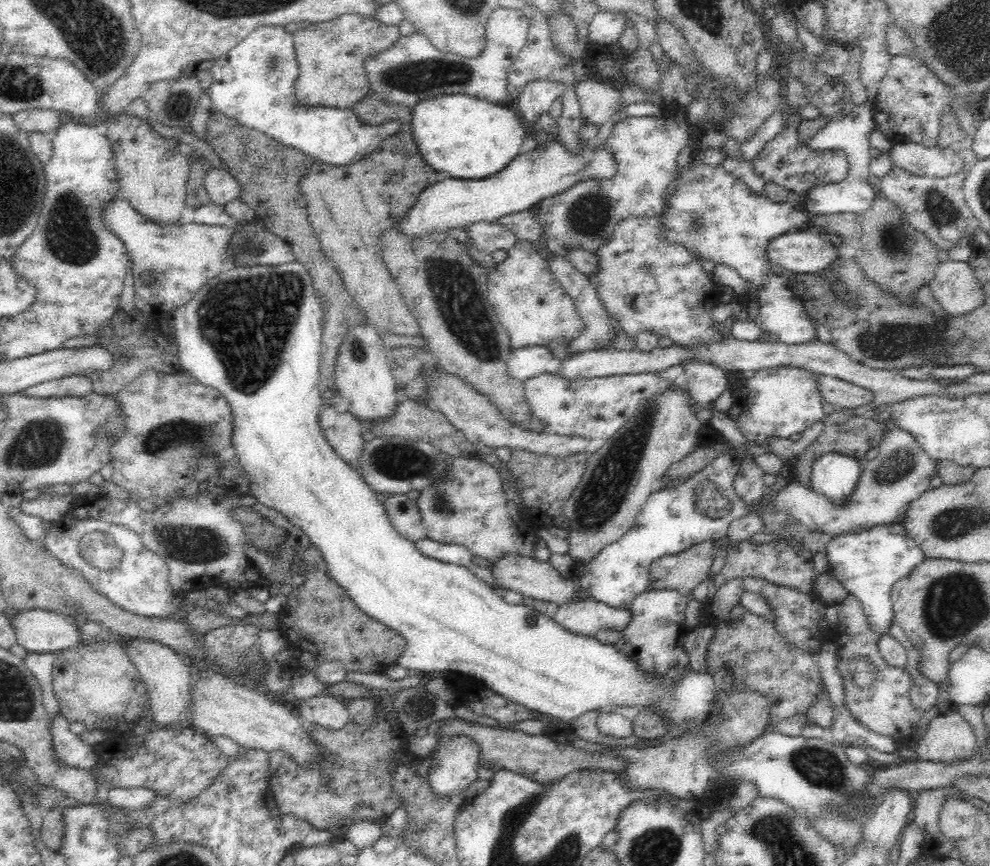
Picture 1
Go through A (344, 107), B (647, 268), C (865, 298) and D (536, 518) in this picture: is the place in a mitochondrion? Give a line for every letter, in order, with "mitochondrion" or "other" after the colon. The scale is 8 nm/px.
A: other
B: mitochondrion
C: other
D: other

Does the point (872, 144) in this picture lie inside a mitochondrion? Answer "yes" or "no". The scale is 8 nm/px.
no

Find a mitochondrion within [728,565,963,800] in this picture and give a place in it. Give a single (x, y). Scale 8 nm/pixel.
(821, 767)

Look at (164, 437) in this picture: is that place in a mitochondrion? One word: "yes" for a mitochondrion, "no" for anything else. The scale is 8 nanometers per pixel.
yes

